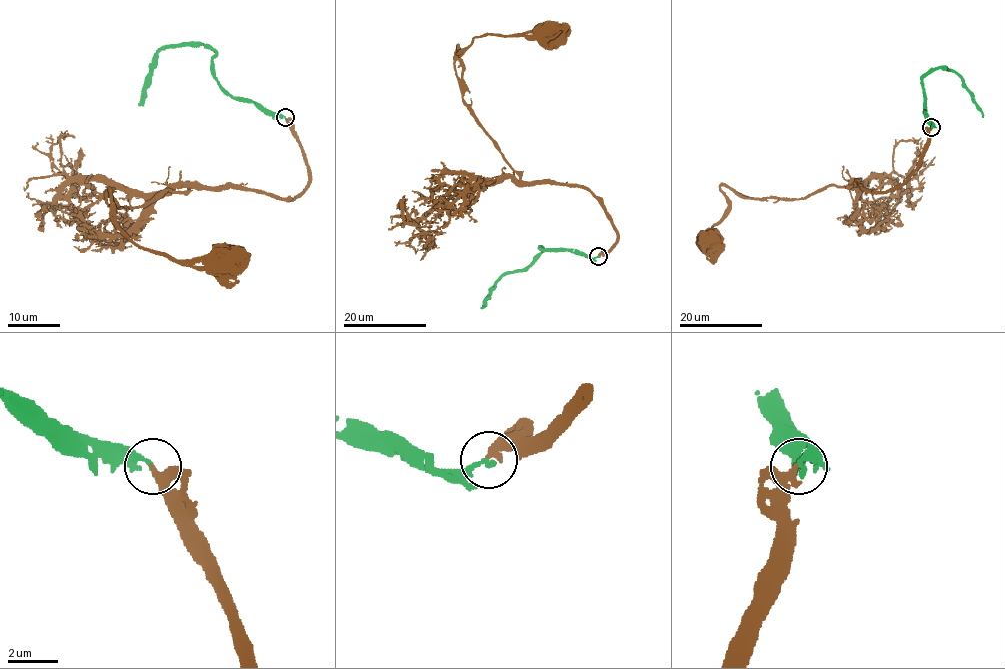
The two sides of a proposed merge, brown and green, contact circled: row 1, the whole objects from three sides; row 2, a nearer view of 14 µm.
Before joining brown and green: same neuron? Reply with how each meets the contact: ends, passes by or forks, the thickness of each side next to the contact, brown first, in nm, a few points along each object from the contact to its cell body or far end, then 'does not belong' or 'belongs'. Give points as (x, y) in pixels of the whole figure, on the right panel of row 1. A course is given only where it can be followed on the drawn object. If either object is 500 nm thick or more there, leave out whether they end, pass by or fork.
brown passes by | green ends | 220/200 nm | brown via (930, 127), (918, 167), (882, 191), (856, 183), (801, 199), (741, 198), (721, 185), (727, 210), (707, 239) | green via (931, 127), (932, 123), (925, 113), (922, 81), (940, 67), (948, 68), (961, 79), (962, 86), (983, 117) | belongs

